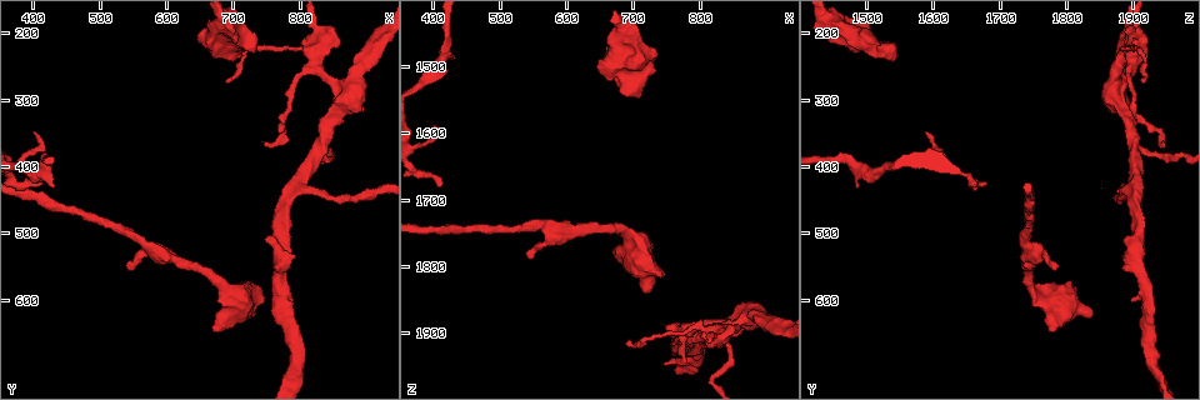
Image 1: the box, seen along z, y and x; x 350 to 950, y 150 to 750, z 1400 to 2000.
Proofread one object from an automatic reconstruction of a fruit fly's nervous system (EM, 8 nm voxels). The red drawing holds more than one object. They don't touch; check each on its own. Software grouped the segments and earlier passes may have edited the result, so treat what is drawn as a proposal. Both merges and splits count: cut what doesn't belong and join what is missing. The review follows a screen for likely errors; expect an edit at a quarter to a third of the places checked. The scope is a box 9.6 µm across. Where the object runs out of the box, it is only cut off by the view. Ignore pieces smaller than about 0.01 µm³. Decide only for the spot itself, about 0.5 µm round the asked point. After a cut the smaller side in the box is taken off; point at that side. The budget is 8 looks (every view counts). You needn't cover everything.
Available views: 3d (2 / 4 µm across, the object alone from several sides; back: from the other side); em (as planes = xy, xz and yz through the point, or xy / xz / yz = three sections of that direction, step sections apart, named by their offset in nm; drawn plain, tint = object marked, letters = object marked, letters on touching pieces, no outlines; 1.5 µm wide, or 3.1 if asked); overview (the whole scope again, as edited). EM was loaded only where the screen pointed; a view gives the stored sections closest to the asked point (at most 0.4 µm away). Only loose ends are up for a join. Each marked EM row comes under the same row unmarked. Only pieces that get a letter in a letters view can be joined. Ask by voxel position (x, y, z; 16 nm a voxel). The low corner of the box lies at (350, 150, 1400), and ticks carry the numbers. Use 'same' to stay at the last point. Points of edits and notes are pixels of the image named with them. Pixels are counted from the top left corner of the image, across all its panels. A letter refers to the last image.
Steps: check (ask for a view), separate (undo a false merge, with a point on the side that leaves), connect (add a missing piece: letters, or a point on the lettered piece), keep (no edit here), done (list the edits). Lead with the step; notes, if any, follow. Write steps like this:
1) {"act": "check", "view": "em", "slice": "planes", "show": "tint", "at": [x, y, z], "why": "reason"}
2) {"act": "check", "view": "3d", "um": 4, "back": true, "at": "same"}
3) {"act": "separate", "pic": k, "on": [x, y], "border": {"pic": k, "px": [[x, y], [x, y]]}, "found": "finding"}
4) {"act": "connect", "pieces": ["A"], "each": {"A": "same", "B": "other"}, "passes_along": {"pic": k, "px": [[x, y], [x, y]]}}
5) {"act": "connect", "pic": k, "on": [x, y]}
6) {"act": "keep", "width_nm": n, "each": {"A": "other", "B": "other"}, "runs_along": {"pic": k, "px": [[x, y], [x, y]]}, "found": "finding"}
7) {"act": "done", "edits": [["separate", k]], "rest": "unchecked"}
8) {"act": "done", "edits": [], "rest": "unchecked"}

{"act": "check", "view": "3d", "um": 4, "at": [410, 425, 1685], "why": "free end"}

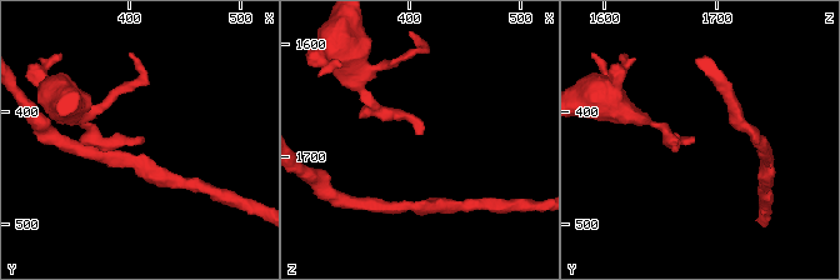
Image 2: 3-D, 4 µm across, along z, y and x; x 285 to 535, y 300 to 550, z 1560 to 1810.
{"act": "check", "view": "em", "slice": "xy", "step": 8, "show": "letters", "at": [412, 428, 1682], "why": "need the tissue"}

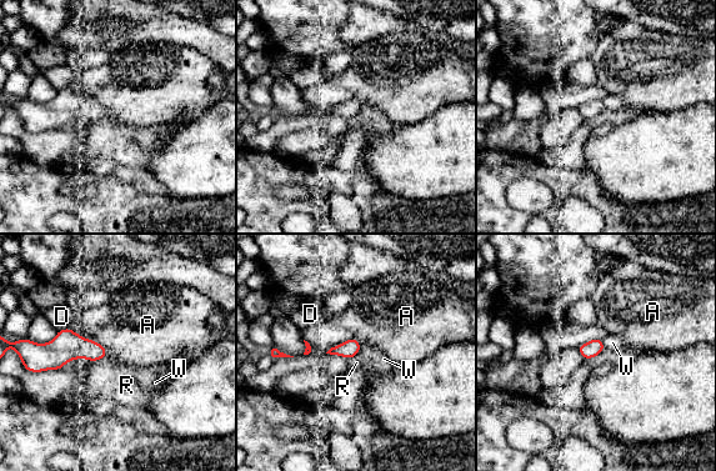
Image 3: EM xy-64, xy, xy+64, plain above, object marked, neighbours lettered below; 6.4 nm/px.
{"act": "keep", "each": {"A": "other", "D": "other", "R": "other", "W": "other"}, "border": {"pic": 3, "px": [[601, 340], [605, 347]]}, "found": "none of them fits"}

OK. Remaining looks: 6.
{"act": "check", "view": "em", "slice": "planes", "show": "tint", "at": [795, 425, 1905]}

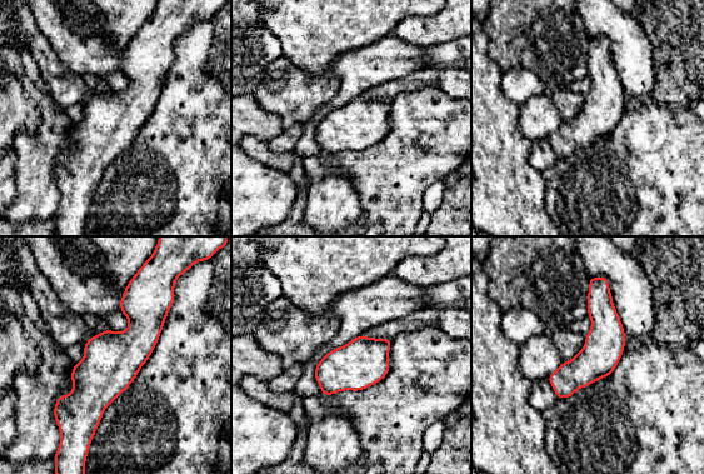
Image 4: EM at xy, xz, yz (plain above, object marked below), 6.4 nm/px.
{"act": "check", "view": "em", "slice": "planes", "show": "letters", "at": "same", "why": "see the neighbours"}

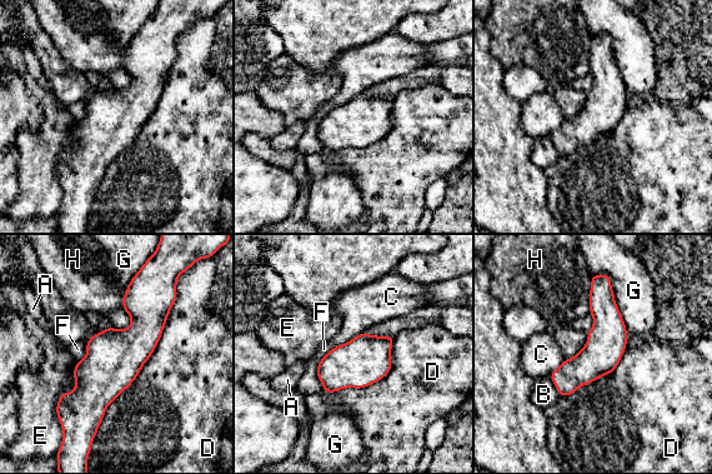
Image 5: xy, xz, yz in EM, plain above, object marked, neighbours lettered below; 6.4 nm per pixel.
{"act": "keep", "each": {"A": "other", "B": "other", "C": "other", "D": "other", "E": "other", "F": "other", "G": "other", "H": "other"}, "runs_along": {"pic": 5, "px": [[136, 284], [139, 338], [101, 375], [95, 425]]}, "found": "one neuron here"}

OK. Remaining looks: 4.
{"act": "check", "view": "3d", "um": 2, "at": [550, 550, 1785], "why": "branch stops here"}

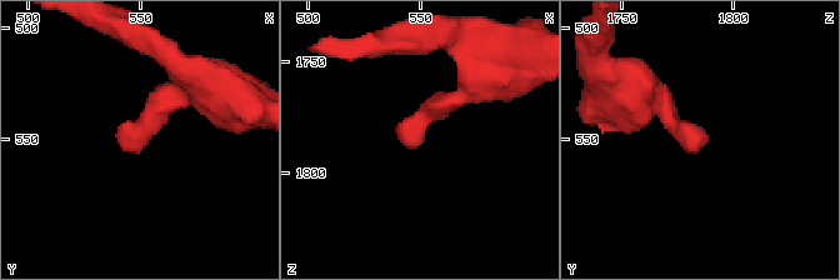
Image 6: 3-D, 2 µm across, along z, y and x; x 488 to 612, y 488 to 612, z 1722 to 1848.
{"act": "check", "view": "em", "slice": "planes", "show": "tint", "at": [550, 551, 1789]}

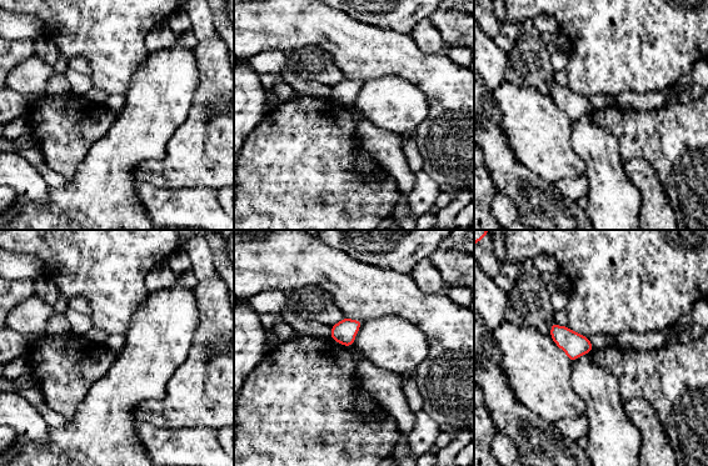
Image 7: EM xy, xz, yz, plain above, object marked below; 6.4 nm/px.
{"act": "check", "view": "em", "slice": "planes", "show": "letters", "at": "same"}

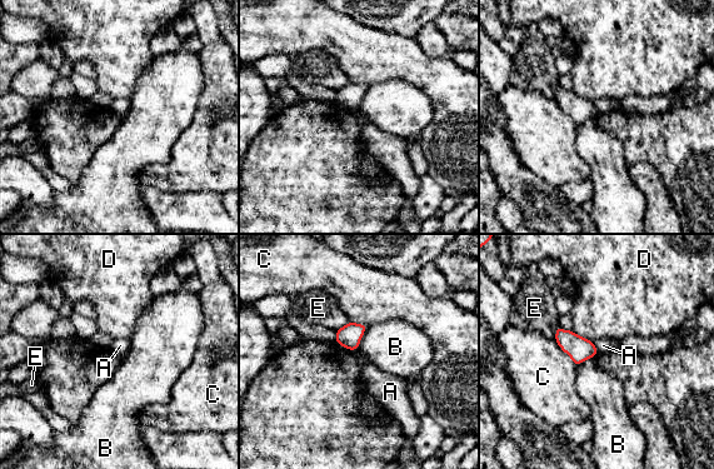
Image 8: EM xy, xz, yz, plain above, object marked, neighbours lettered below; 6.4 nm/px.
{"act": "keep", "width_nm": 150, "longest_contact_nm": ["C", 220], "each": {"A": "other", "B": "other", "C": "other", "D": "other", "E": "other"}, "found": "no lettered piece goes on from it"}

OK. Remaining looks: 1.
{"act": "done", "edits": [], "rest": "unchecked"}

